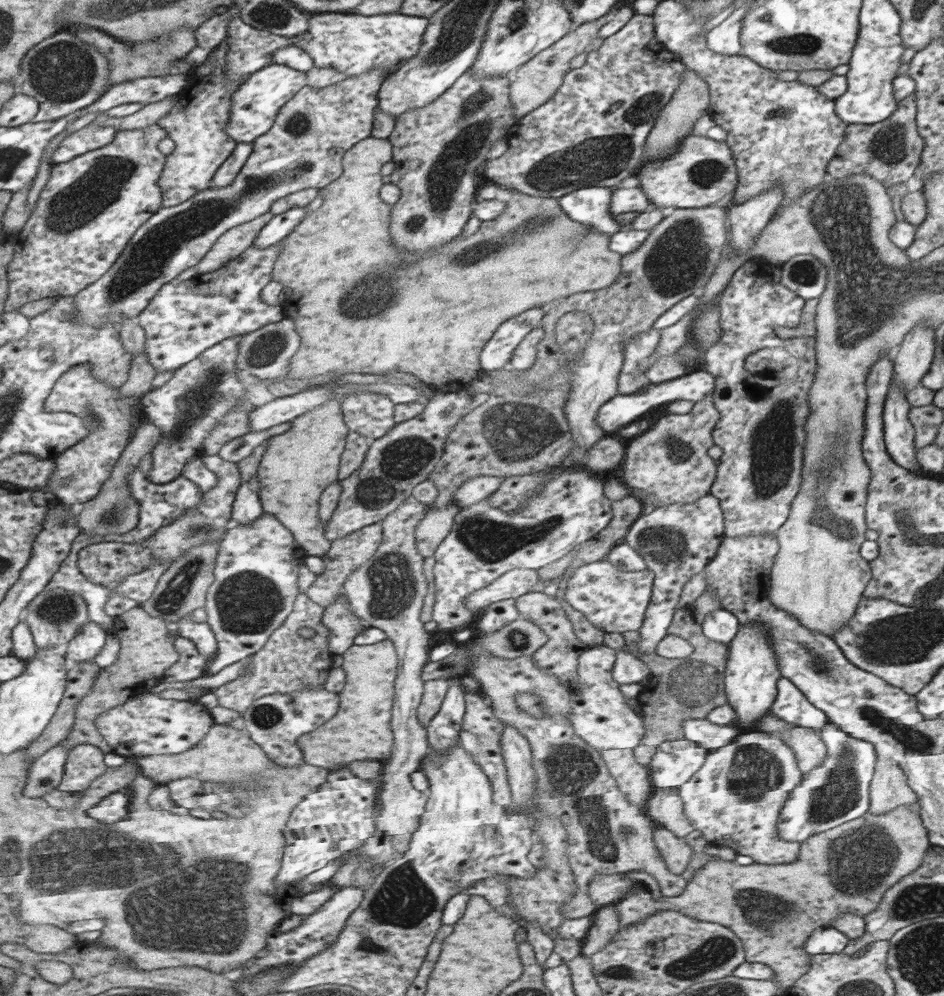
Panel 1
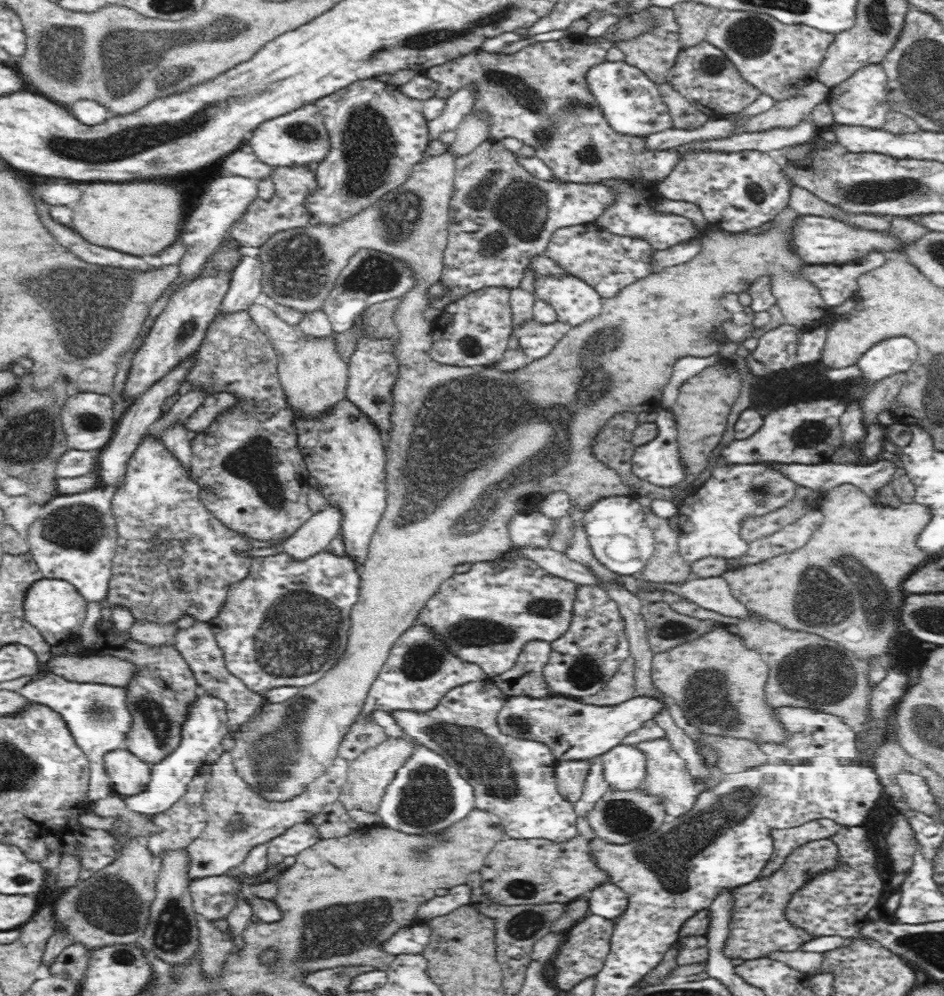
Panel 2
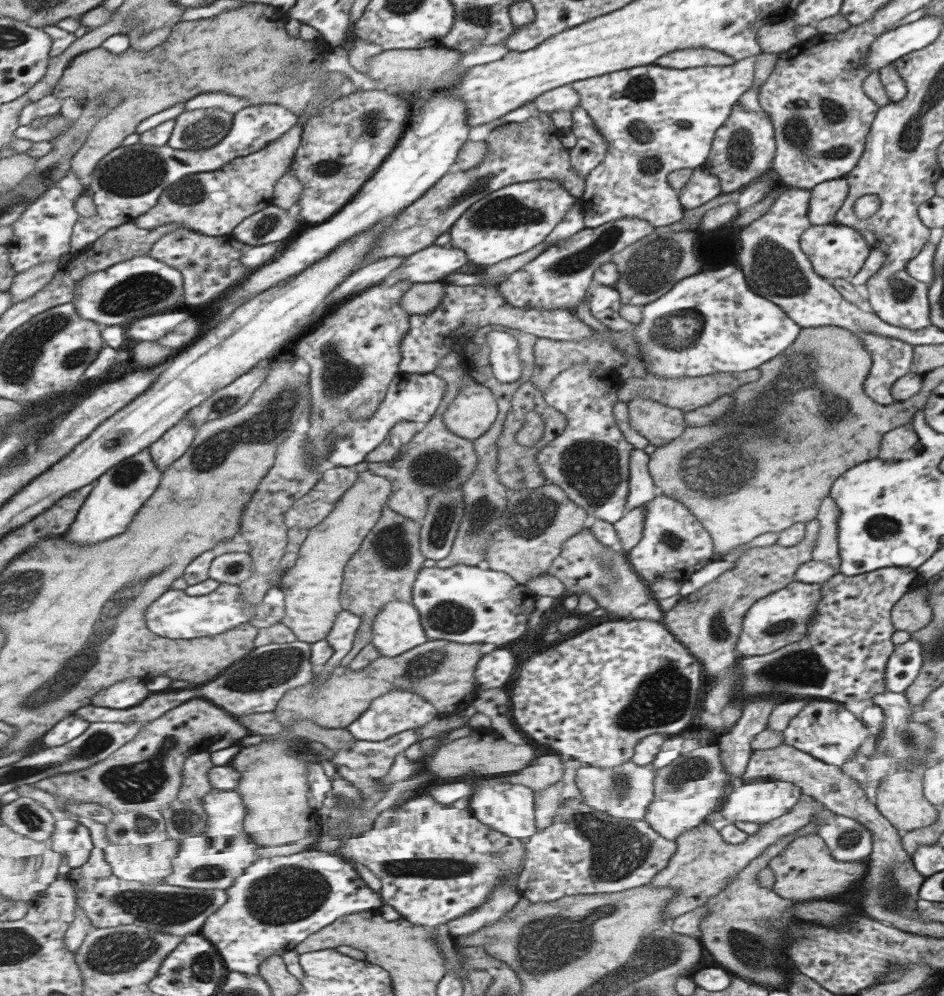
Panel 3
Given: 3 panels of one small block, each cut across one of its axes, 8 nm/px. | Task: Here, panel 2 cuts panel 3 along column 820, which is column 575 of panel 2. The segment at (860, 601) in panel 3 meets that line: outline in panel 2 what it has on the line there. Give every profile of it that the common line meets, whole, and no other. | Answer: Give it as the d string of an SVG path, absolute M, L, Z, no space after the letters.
M578 586L578 600L574 604L570 628L560 640L552 642L552 656L544 668L550 694L572 700L594 696L614 680L614 674L630 656L630 642L620 604L616 604L616 600L612 600L600 586Z

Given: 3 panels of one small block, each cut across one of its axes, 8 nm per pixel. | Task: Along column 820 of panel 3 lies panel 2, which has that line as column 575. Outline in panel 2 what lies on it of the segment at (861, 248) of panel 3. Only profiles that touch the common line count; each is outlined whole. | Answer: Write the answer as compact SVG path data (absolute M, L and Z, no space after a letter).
M584 224L584 226L568 226L562 230L556 230L548 248L544 250L544 256L554 260L558 266L566 270L566 274L574 274L586 284L590 284L604 300L614 298L630 284L644 280L646 276L654 274L654 246L642 238L630 238L630 236L616 236L606 230L598 230L596 226Z

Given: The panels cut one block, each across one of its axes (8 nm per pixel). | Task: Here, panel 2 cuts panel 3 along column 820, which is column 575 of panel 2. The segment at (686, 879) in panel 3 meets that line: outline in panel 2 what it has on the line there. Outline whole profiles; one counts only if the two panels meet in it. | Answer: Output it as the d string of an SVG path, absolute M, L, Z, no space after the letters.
M594 758L592 760L592 766L588 770L588 776L586 776L586 782L584 782L584 792L580 796L578 802L574 802L574 810L578 816L584 816L596 806L598 800L602 800L602 796L606 792L610 792L610 784L604 780L604 774L602 774L604 766L602 766L602 758Z

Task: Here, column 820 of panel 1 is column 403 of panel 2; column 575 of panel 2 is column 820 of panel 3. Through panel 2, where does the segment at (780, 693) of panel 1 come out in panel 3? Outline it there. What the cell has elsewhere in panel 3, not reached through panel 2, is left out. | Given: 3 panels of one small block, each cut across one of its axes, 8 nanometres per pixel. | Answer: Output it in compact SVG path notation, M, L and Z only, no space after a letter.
M821 808L811 816L807 826L815 826L815 832L811 834L825 840L835 860L867 860L867 856L873 852L873 834L853 818Z

